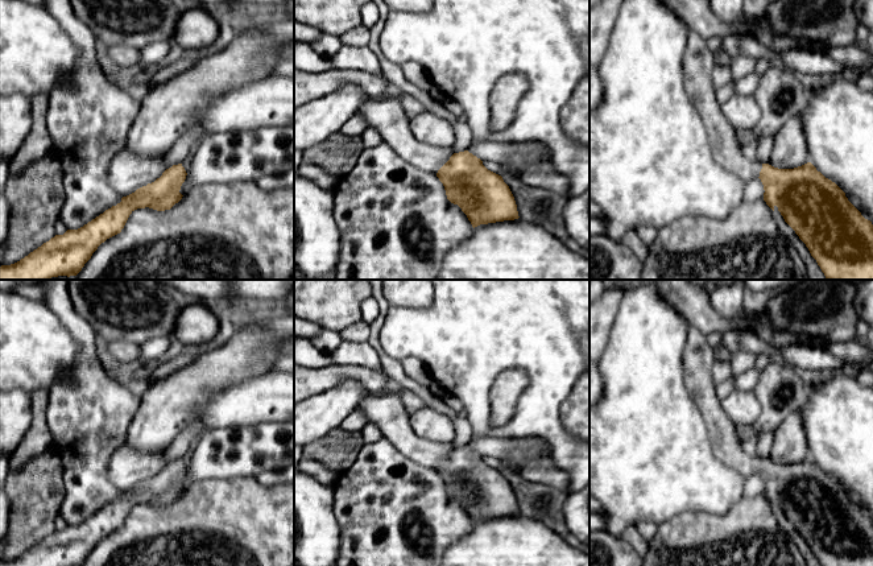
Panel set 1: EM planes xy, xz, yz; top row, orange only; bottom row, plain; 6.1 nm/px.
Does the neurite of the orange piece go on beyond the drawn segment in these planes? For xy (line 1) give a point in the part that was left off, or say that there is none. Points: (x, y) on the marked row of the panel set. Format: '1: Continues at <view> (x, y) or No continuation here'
1: No continuation here

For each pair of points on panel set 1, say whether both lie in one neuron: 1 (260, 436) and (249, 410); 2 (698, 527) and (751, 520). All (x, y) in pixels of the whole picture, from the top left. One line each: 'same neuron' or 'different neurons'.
1: different neurons
2: same neuron

